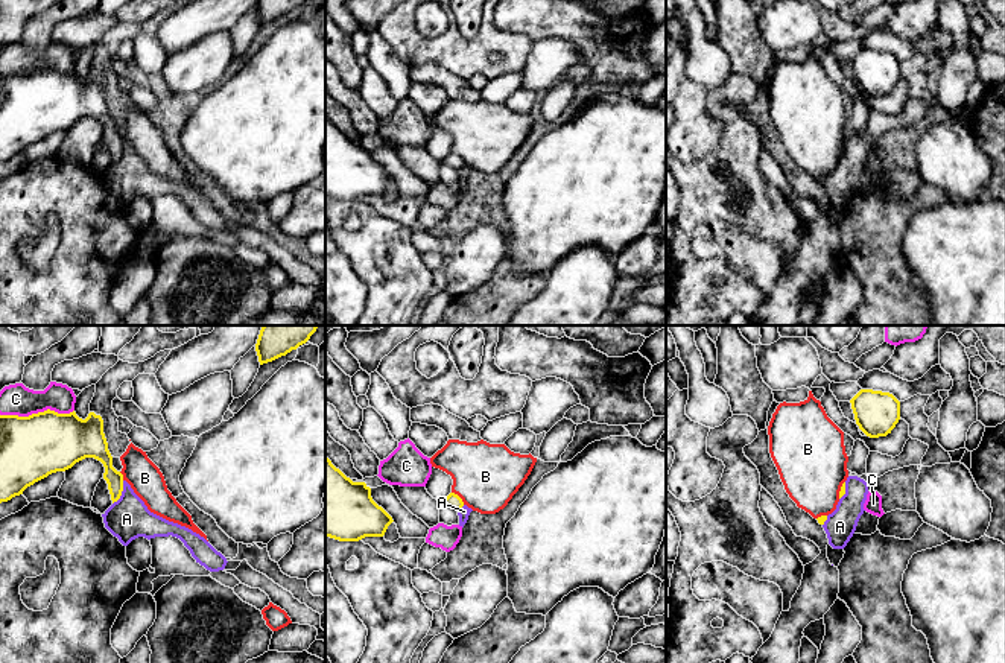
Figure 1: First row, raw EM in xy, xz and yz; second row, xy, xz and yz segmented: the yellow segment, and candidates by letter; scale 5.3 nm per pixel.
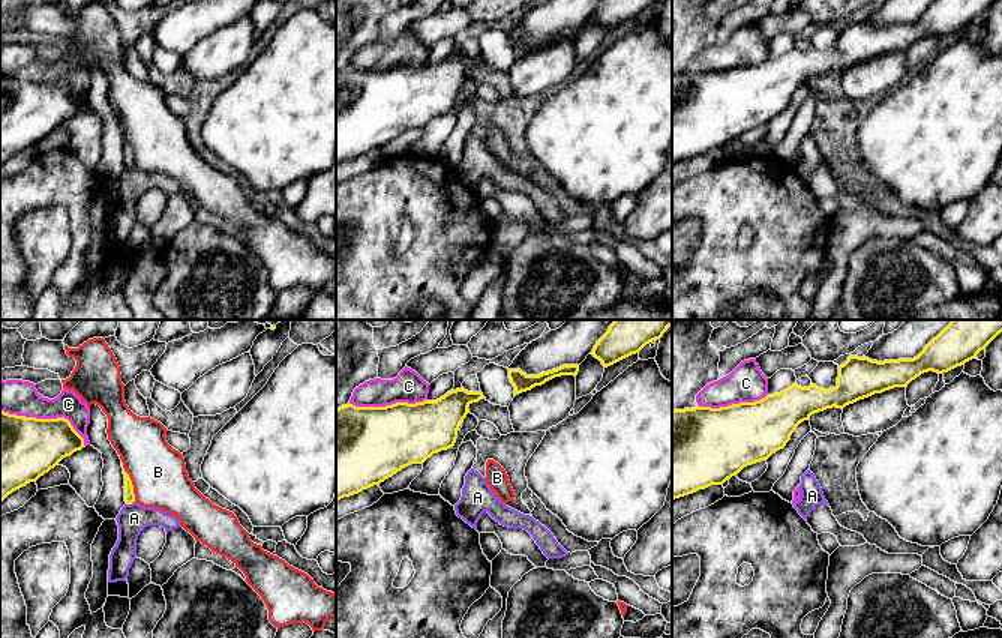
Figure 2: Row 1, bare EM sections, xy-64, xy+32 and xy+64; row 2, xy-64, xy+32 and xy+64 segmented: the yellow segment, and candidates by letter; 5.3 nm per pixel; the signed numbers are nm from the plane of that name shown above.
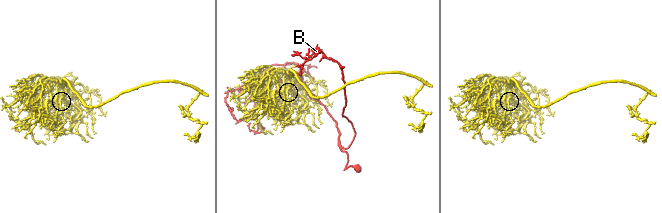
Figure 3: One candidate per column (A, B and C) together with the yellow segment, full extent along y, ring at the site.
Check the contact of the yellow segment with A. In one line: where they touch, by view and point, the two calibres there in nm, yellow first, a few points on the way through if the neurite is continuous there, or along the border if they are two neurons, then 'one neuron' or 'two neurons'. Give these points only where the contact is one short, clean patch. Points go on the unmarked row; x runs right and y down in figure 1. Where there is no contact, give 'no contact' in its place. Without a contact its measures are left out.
contact xy (120, 152); calibres 90 and 220 nm; border xy (123, 140), (123, 149), (113, 163); two neurons

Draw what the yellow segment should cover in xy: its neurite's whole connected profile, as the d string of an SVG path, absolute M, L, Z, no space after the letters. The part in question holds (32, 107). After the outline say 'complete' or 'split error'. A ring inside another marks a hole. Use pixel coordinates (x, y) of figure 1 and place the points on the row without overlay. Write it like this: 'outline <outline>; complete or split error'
outline M50 68L29 76L0 75L0 163L85 117L103 123L111 160L117 161L123 134L113 126L100 75L90 71L82 79L75 70L58 73Z; complete

